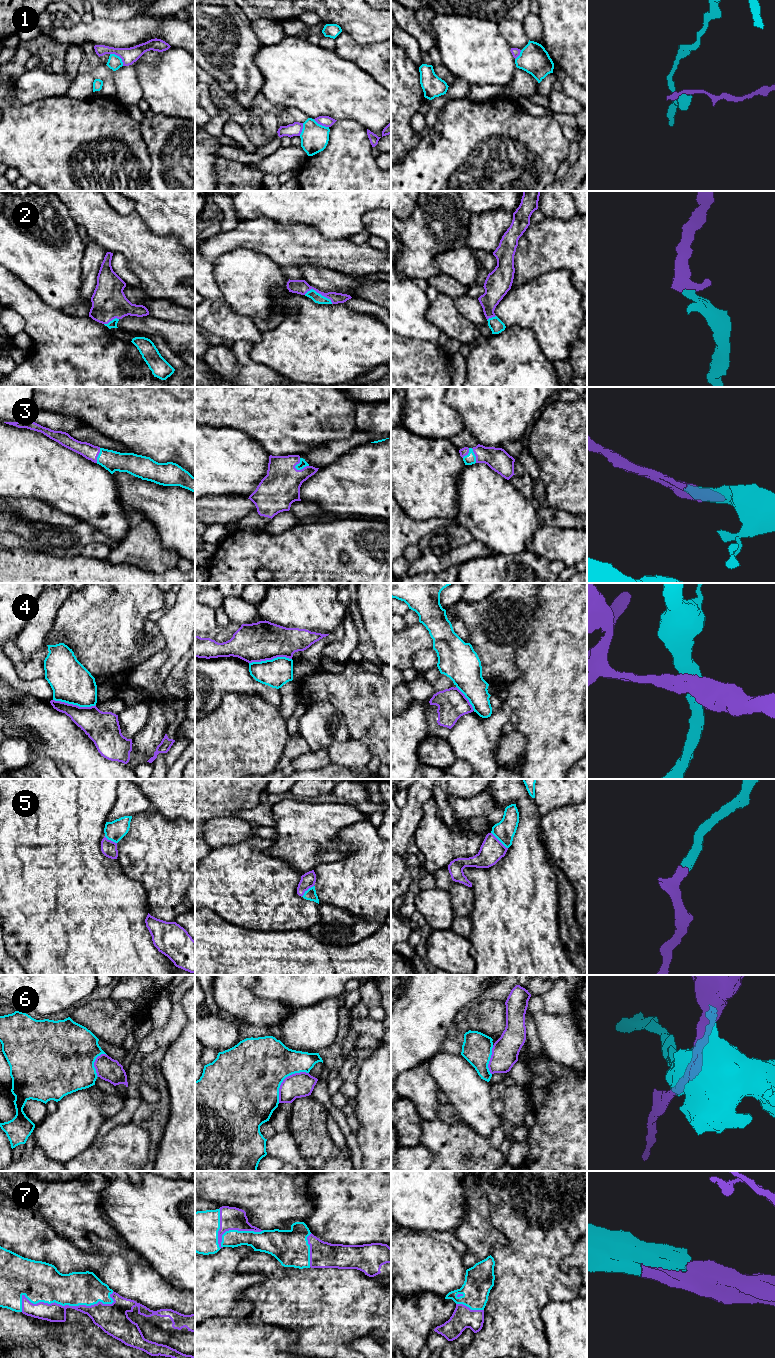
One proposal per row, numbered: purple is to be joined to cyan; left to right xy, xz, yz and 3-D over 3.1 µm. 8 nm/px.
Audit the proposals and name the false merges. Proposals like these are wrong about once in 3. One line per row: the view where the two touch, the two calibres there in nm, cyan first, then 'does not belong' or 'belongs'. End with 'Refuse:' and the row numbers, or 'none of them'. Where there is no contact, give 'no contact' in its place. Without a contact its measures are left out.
1: contact in xy; calibres 110 and 130 nm; does not belong
2: contact in xz; calibres 80 and 110 nm; belongs
3: contact in xz; calibres 60 and 300 nm; belongs
4: contact in xy; calibres 320 and 220 nm; does not belong
5: contact in yz; calibres 170 and 190 nm; belongs
6: contact in xz; calibres 480 and 200 nm; does not belong
7: contact in xy; calibres 300 and 150 nm; belongs
Refuse: 1, 4, 6

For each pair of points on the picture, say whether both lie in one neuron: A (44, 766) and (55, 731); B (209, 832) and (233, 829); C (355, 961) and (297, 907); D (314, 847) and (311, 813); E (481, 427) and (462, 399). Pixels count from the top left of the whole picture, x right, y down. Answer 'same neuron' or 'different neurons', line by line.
A: different neurons
B: same neuron
C: different neurons
D: same neuron
E: same neuron

